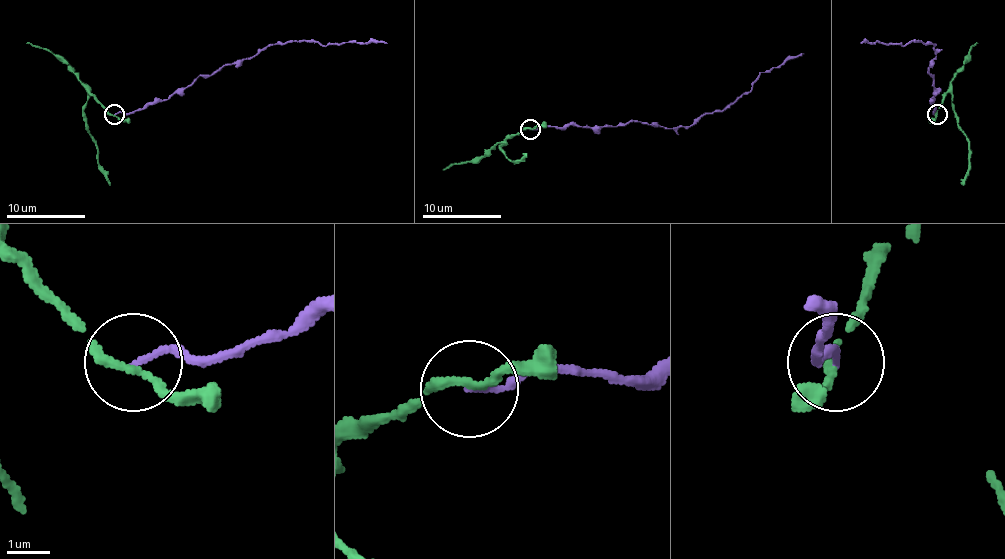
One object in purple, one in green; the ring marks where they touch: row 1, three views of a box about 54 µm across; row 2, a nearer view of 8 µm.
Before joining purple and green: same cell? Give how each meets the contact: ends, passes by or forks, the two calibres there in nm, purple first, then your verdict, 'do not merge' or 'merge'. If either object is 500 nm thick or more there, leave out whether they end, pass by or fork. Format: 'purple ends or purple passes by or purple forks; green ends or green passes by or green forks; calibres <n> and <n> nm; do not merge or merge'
purple ends; green passes by; calibres 130 and 170 nm; do not merge

